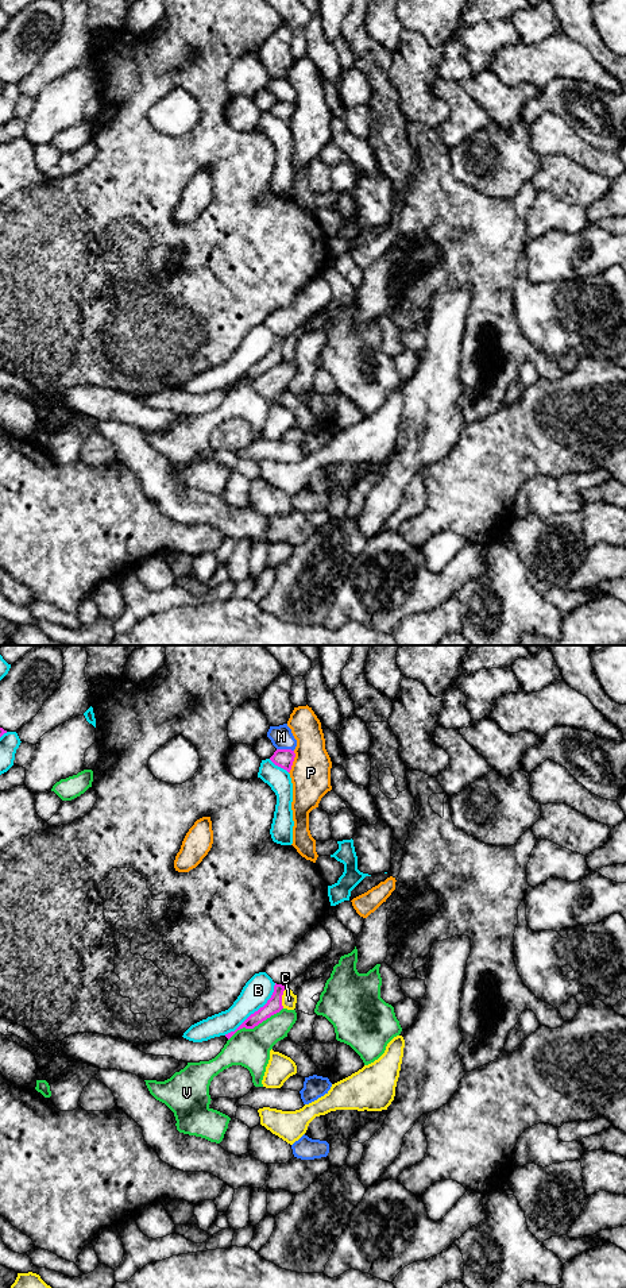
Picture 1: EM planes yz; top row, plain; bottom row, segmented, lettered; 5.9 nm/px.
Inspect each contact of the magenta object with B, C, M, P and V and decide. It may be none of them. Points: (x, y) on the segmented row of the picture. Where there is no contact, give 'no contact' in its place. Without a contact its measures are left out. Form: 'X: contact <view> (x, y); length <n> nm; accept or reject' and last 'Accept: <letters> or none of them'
B: contact yz (255, 1011); length 440 nm; reject
C: contact yz (281, 998); length 130 nm; reject
M: contact yz (285, 749); length 110 nm; reject
P: contact yz (292, 762); length 140 nm; reject
V: contact yz (255, 1025); length 380 nm; reject
Accept: none of them

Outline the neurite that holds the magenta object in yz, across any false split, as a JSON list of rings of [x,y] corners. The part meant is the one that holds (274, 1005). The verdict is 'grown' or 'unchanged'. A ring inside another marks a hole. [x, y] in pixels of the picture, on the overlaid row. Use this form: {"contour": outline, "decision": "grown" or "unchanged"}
{"contour": [[[275,983],[274,992],[271,998],[267,1000],[267,1003],[263,1007],[260,1007],[258,1011],[251,1014],[235,1031],[225,1034],[225,1037],[229,1040],[237,1030],[243,1027],[254,1029],[255,1026],[266,1021],[271,1015],[279,1013],[283,1009],[282,1006],[283,991],[285,991],[285,986]]], "decision": "unchanged"}

